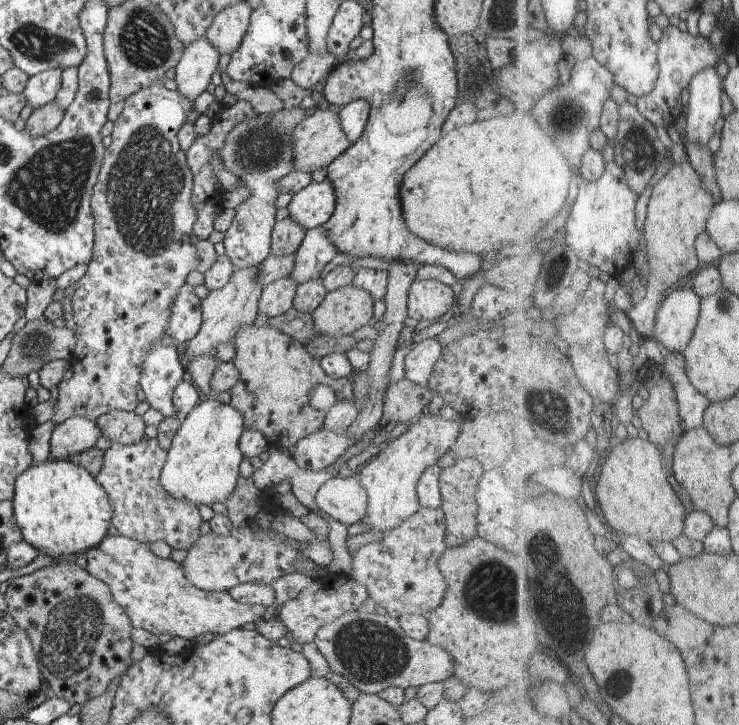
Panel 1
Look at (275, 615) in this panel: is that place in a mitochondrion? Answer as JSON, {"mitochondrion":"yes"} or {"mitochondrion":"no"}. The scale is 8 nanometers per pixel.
{"mitochondrion":"no"}

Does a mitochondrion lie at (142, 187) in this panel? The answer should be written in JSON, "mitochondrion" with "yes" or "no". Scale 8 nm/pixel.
{"mitochondrion":"yes"}

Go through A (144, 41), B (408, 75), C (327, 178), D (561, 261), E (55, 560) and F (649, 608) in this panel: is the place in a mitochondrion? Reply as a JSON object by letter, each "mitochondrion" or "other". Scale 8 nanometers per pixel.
{"A":"mitochondrion","B":"mitochondrion","C":"other","D":"other","E":"other","F":"other"}

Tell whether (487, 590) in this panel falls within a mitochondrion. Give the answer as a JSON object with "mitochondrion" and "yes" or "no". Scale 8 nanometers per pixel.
{"mitochondrion":"yes"}

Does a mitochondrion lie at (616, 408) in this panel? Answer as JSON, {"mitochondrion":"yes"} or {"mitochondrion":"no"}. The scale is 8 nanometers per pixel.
{"mitochondrion":"no"}

